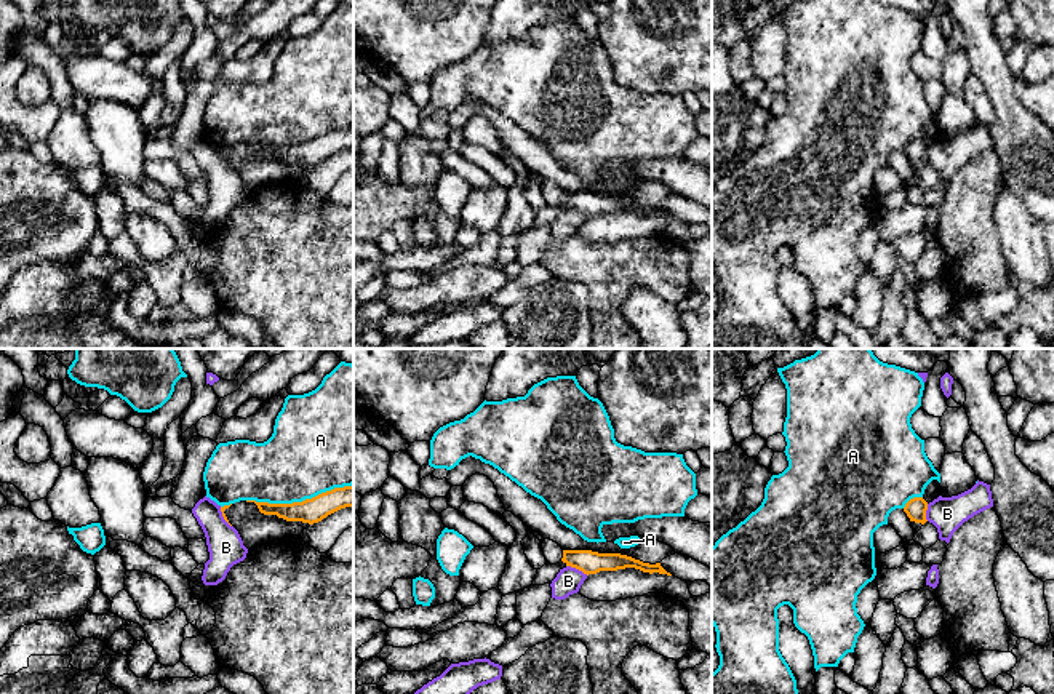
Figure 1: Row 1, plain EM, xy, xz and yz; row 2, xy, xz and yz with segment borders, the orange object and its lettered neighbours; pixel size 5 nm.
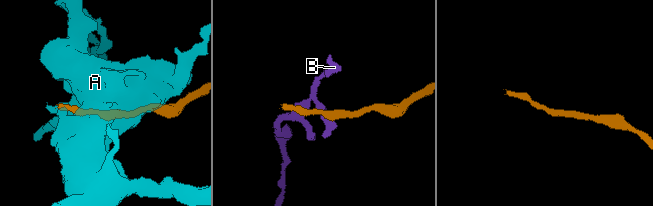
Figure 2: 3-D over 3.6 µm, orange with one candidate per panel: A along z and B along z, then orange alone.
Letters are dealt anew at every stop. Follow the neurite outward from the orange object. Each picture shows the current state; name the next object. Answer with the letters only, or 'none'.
none

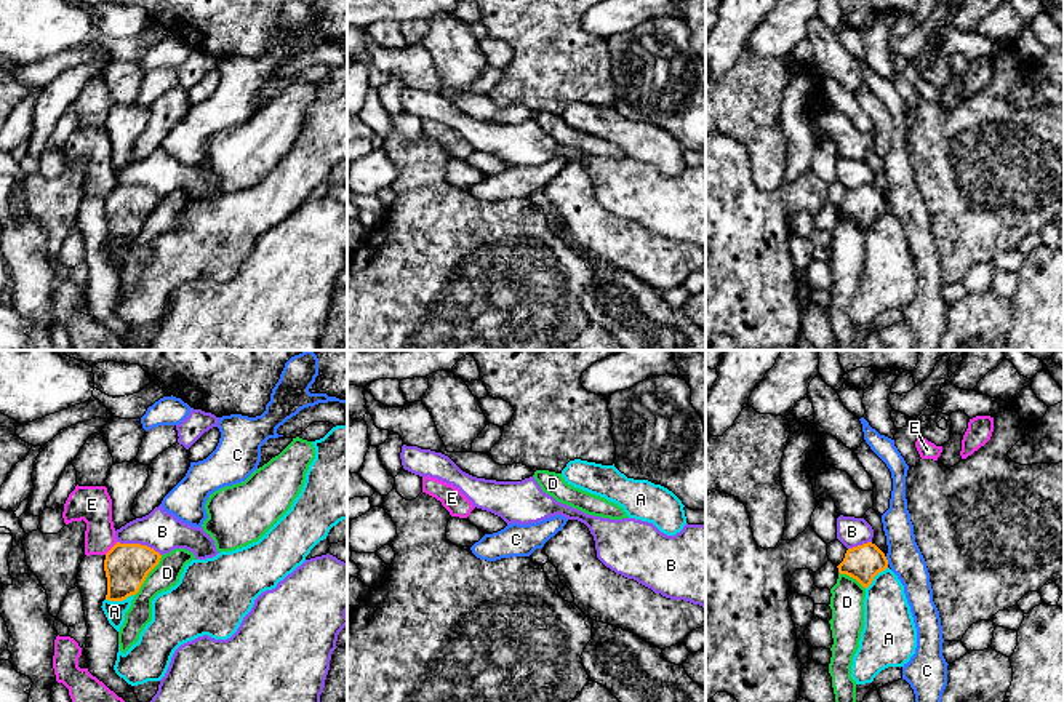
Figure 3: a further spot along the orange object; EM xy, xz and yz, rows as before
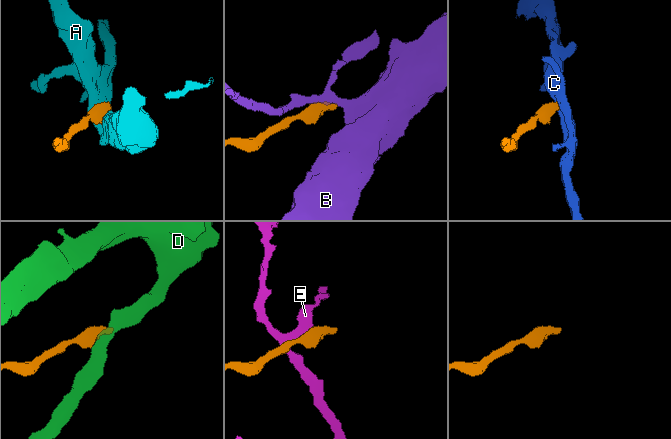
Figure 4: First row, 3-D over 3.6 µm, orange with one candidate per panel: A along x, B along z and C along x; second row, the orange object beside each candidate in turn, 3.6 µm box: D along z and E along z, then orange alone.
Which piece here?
none

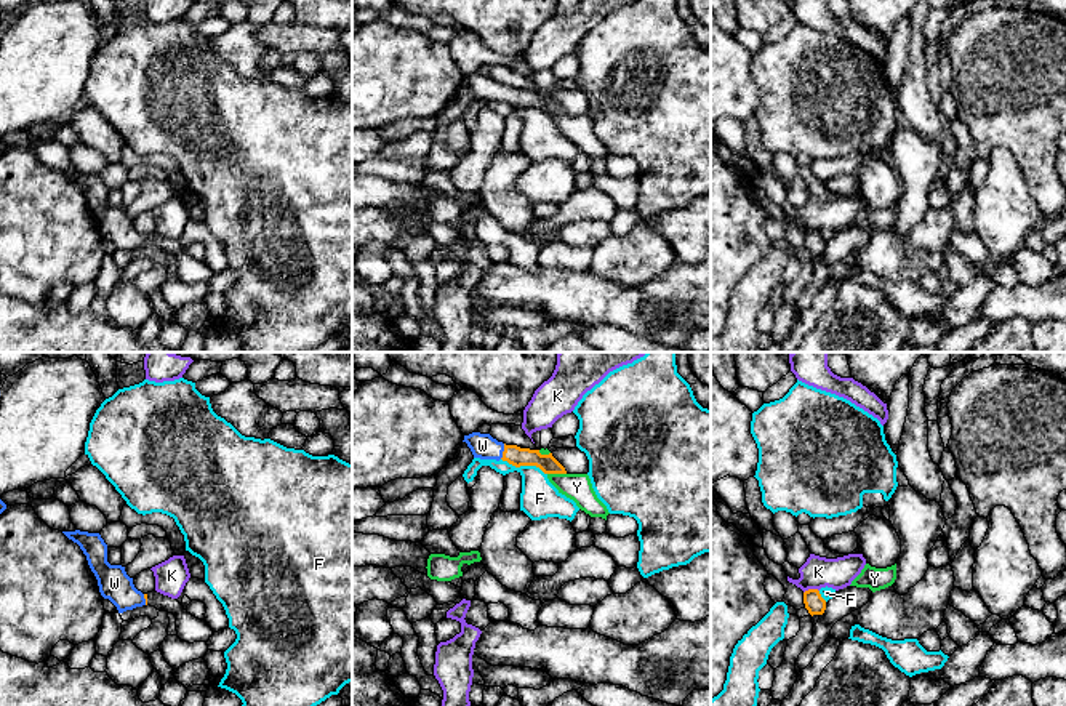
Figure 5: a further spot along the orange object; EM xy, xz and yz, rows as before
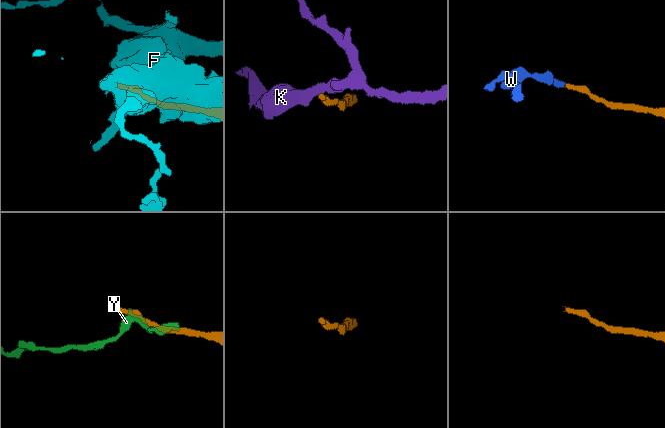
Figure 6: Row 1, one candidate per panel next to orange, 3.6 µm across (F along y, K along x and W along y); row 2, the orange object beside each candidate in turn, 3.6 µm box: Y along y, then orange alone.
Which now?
W

